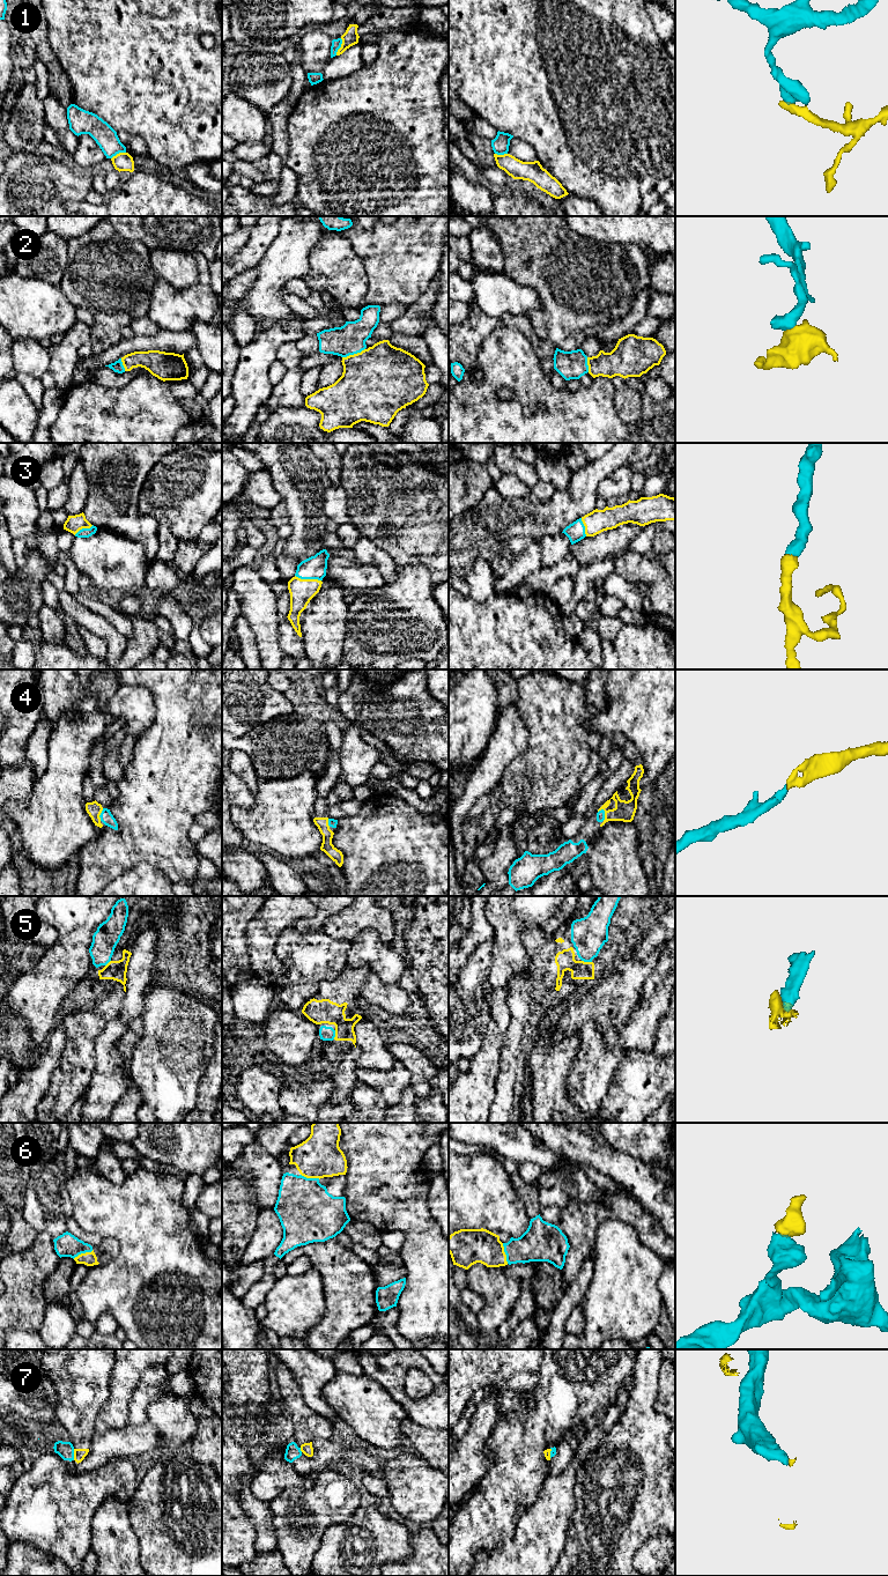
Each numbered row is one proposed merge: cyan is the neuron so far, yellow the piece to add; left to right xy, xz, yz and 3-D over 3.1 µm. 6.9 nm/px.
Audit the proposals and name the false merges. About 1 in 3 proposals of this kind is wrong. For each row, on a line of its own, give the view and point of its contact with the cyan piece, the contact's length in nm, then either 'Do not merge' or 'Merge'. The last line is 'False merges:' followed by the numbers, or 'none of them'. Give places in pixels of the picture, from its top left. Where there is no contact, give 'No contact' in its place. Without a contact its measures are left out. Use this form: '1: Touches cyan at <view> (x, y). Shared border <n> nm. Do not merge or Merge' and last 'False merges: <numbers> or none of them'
1: Touches cyan at xz (340, 46). Shared border 130 nm. Do not merge
2: Touches cyan at xz (353, 354). Shared border 170 nm. Merge
3: Touches cyan at xz (308, 578). Shared border 190 nm. Merge
4: Touches cyan at yz (604, 814). Shared border 90 nm. Merge
5: Touches cyan at yz (586, 961). Shared border 70 nm. Merge
6: Touches cyan at yz (505, 1253). Shared border 150 nm. Merge
7: Touches cyan at xy (73, 1455). Shared border 80 nm. Do not merge
False merges: 1, 7

